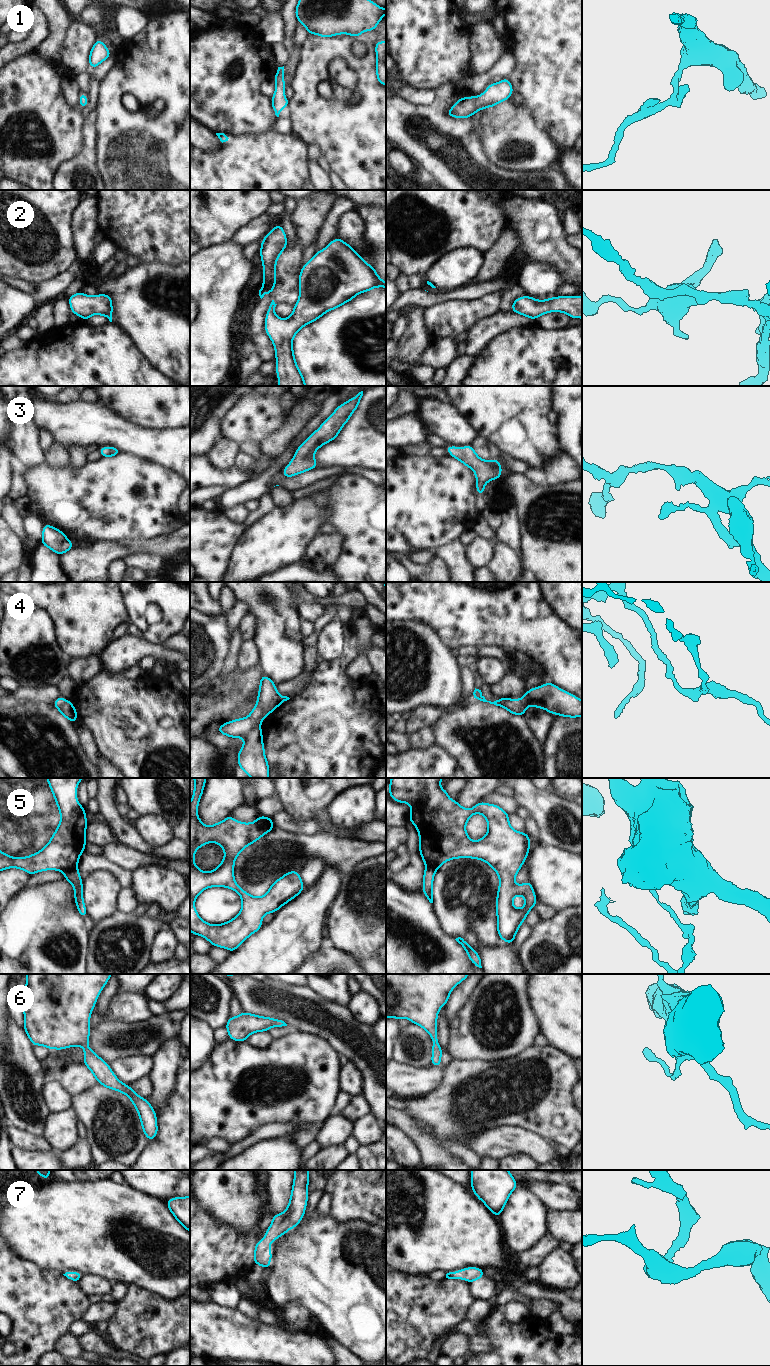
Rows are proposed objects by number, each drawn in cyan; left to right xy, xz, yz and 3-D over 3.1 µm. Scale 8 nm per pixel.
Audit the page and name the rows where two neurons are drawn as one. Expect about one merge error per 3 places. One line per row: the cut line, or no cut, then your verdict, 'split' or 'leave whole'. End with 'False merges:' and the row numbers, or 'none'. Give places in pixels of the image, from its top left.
1: no cut; leave whole
2: no cut; leave whole
3: no cut; leave whole
4: no cut; leave whole
5: cut in xy along (76, 868), (64, 873); split
6: no cut; leave whole
7: no cut; leave whole
False merges: 5

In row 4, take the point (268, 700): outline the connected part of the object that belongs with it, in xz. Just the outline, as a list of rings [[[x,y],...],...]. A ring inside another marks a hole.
[[[265,674],[260,678],[259,693],[257,695],[257,703],[251,713],[246,718],[238,718],[218,726],[217,732],[227,737],[241,737],[245,743],[240,748],[237,763],[238,766],[252,778],[268,778],[269,764],[265,757],[265,749],[263,744],[263,734],[261,732],[261,721],[272,713],[279,705],[283,704],[290,698],[281,696],[277,692],[276,684]]]

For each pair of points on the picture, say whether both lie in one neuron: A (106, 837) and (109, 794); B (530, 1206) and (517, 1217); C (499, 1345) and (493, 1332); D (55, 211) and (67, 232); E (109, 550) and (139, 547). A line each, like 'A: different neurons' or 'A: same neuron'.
A: different neurons
B: same neuron
C: same neuron
D: same neuron
E: same neuron

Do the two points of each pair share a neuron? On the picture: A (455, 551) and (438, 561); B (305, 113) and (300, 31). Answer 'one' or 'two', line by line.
A: two
B: two

